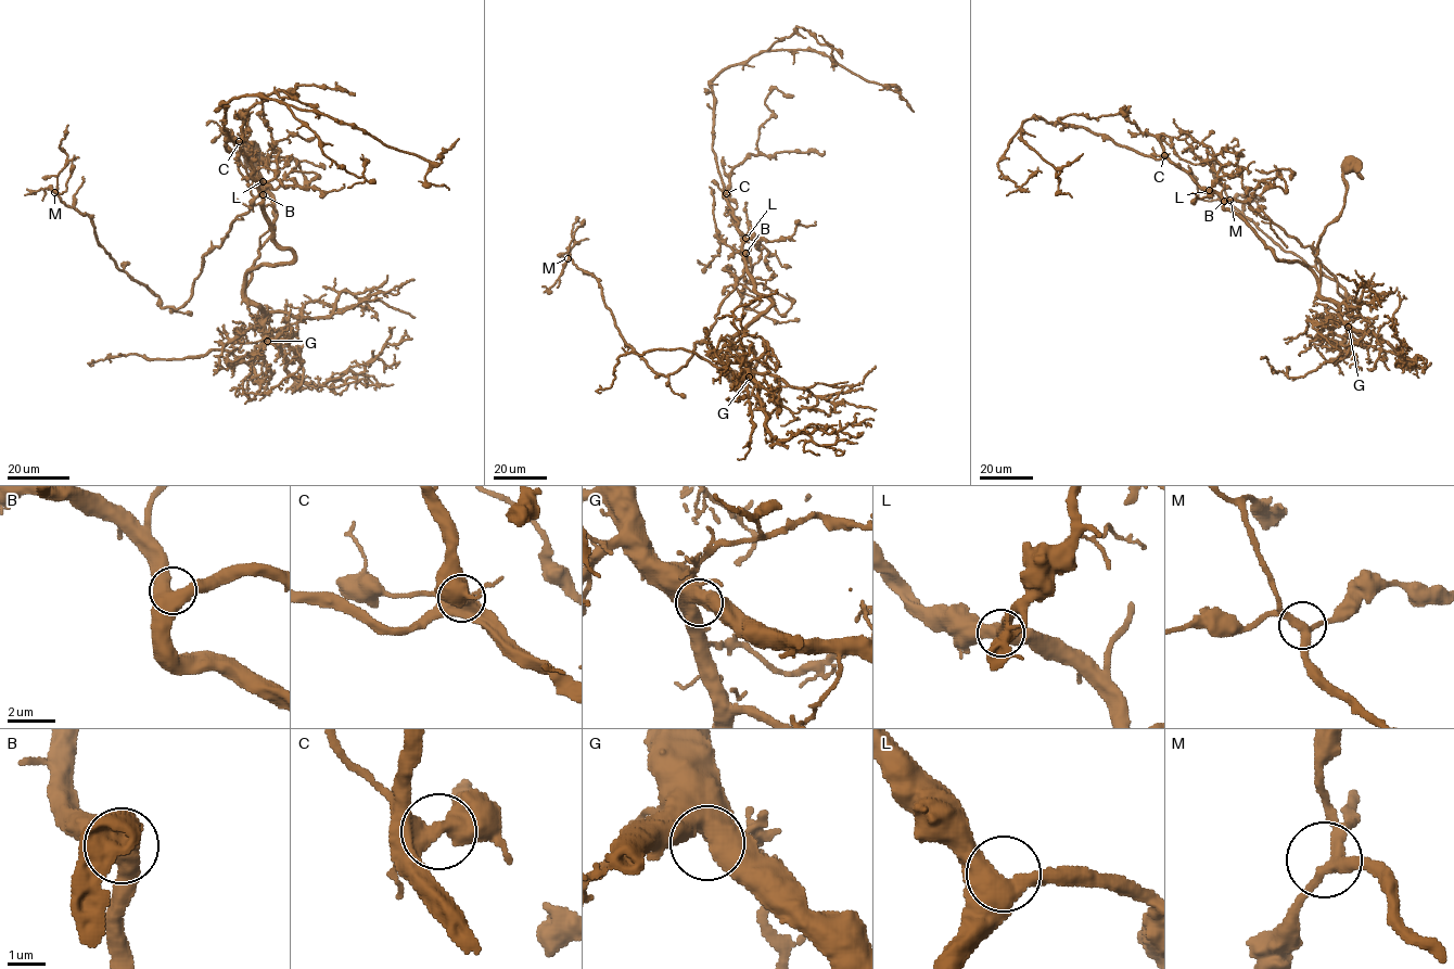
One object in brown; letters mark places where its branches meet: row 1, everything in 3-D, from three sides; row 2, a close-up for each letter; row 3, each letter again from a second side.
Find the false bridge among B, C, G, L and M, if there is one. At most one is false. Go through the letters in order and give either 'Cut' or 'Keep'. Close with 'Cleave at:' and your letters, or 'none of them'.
B: Keep
C: Keep
G: Keep
L: Keep
M: Keep
Cleave at: none of them

